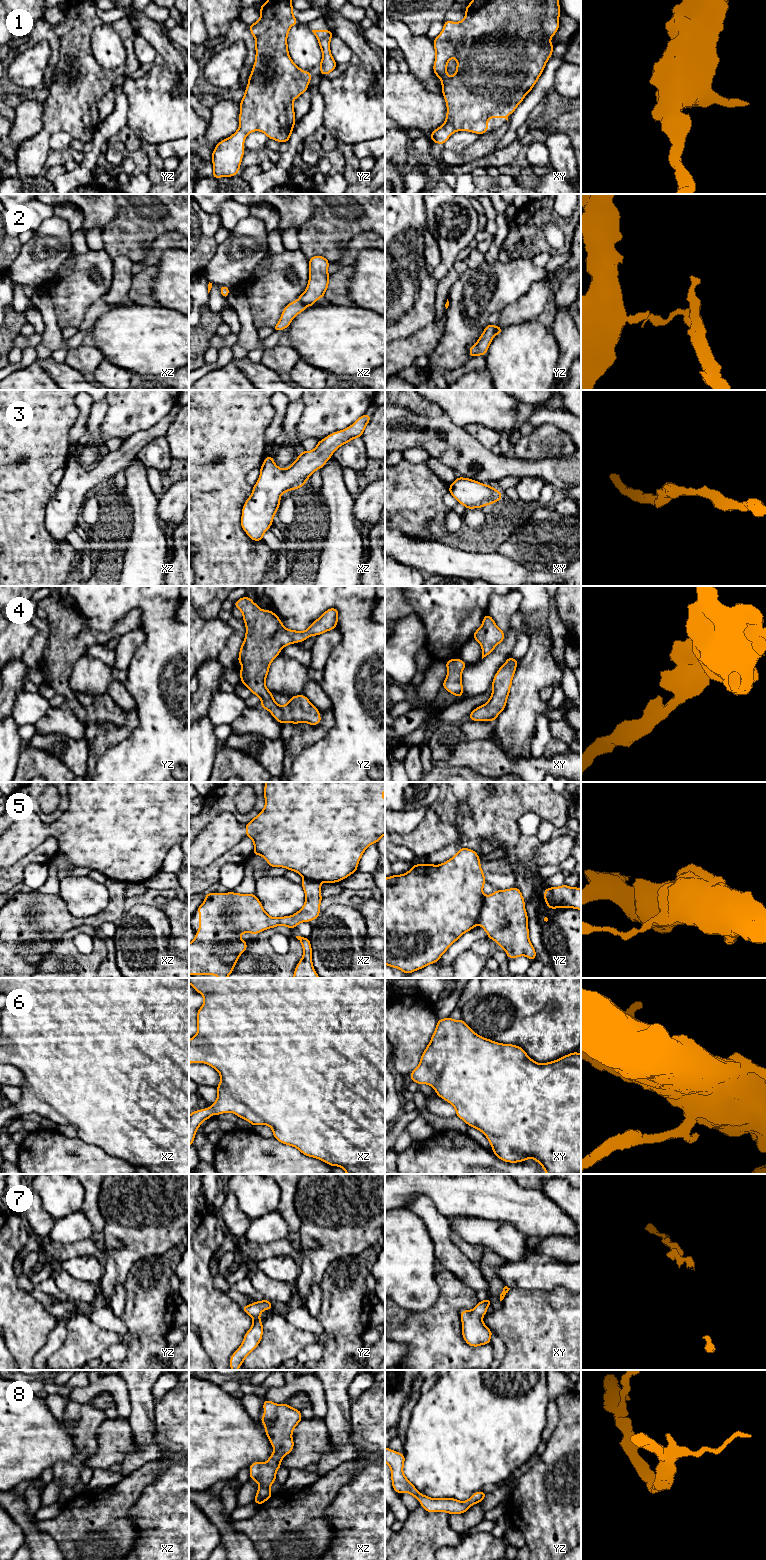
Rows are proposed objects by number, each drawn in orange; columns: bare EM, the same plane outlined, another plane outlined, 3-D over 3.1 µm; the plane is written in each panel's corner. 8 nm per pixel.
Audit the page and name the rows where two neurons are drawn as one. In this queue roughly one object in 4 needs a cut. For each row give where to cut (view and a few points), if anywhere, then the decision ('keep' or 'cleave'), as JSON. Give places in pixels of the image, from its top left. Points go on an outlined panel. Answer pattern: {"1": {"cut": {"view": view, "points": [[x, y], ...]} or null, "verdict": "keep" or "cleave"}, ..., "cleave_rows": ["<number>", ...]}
{"1": {"cut": null, "verdict": "keep"}, "2": {"cut": {"view": "xz", "points": [[298, 299], [305, 307]]}, "verdict": "cleave"}, "3": {"cut": null, "verdict": "keep"}, "4": {"cut": null, "verdict": "keep"}, "5": {"cut": {"view": "yz", "points": [[484, 895], [478, 923]]}, "verdict": "cleave"}, "6": {"cut": null, "verdict": "keep"}, "7": {"cut": null, "verdict": "keep"}, "8": {"cut": null, "verdict": "keep"}, "cleave_rows": ["2", "5"]}

